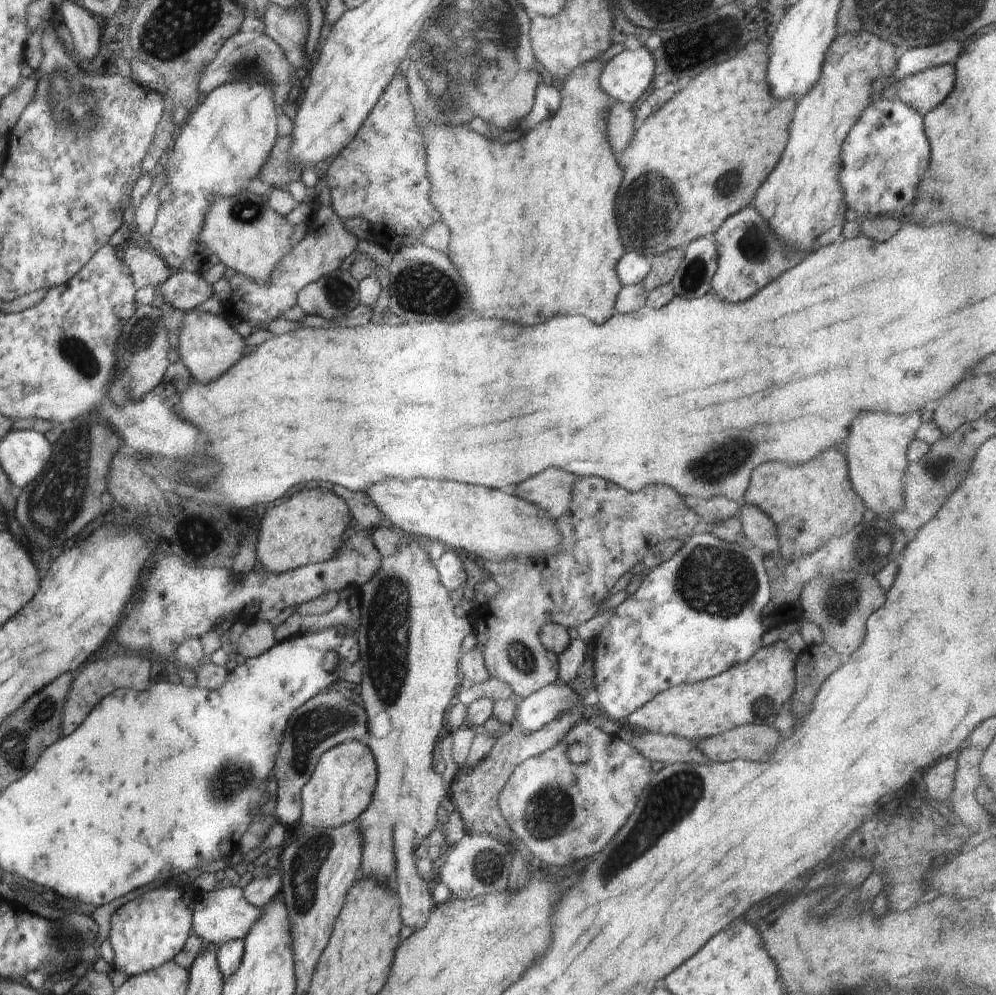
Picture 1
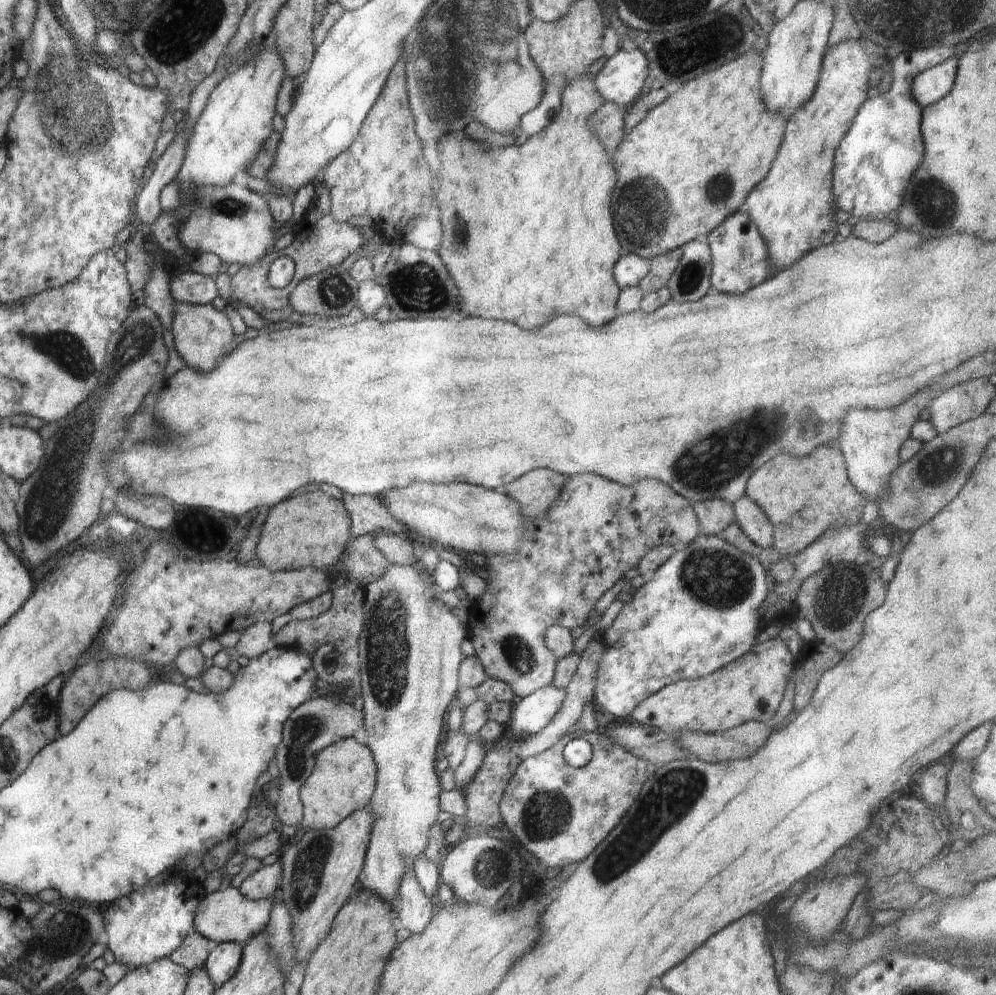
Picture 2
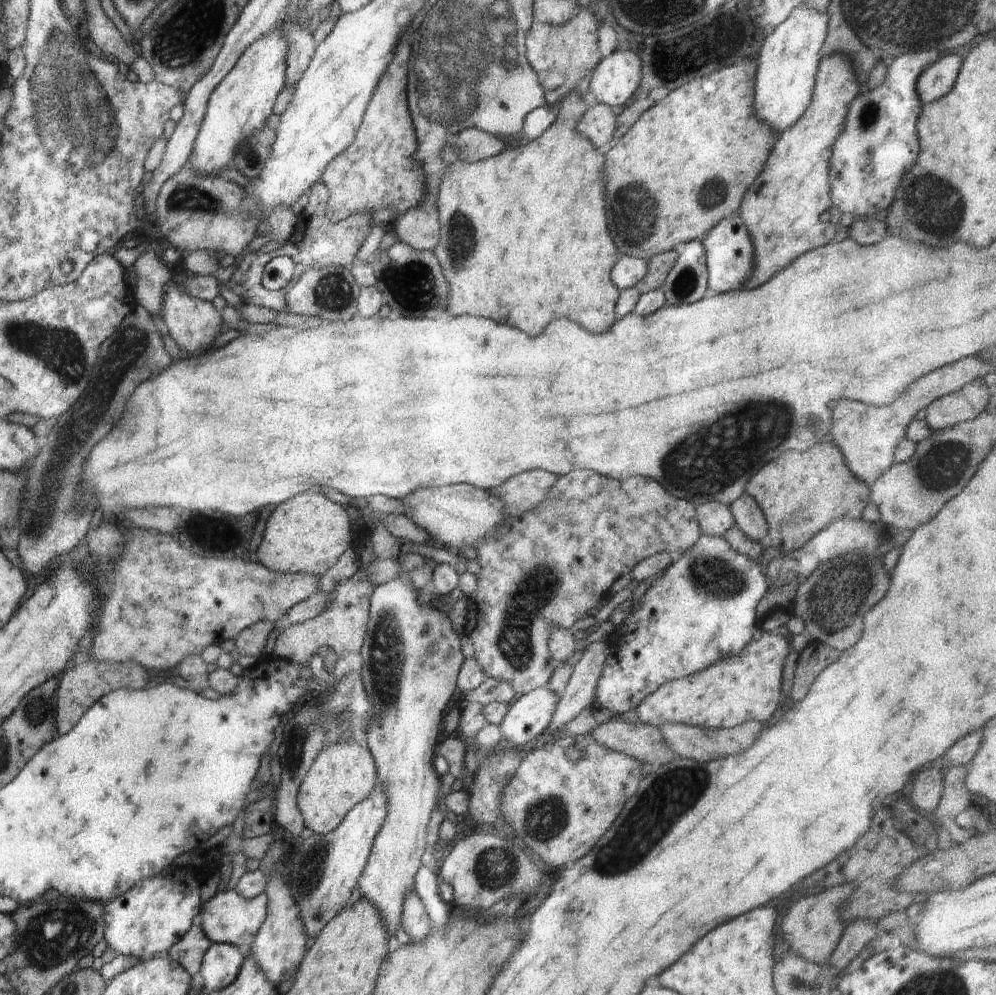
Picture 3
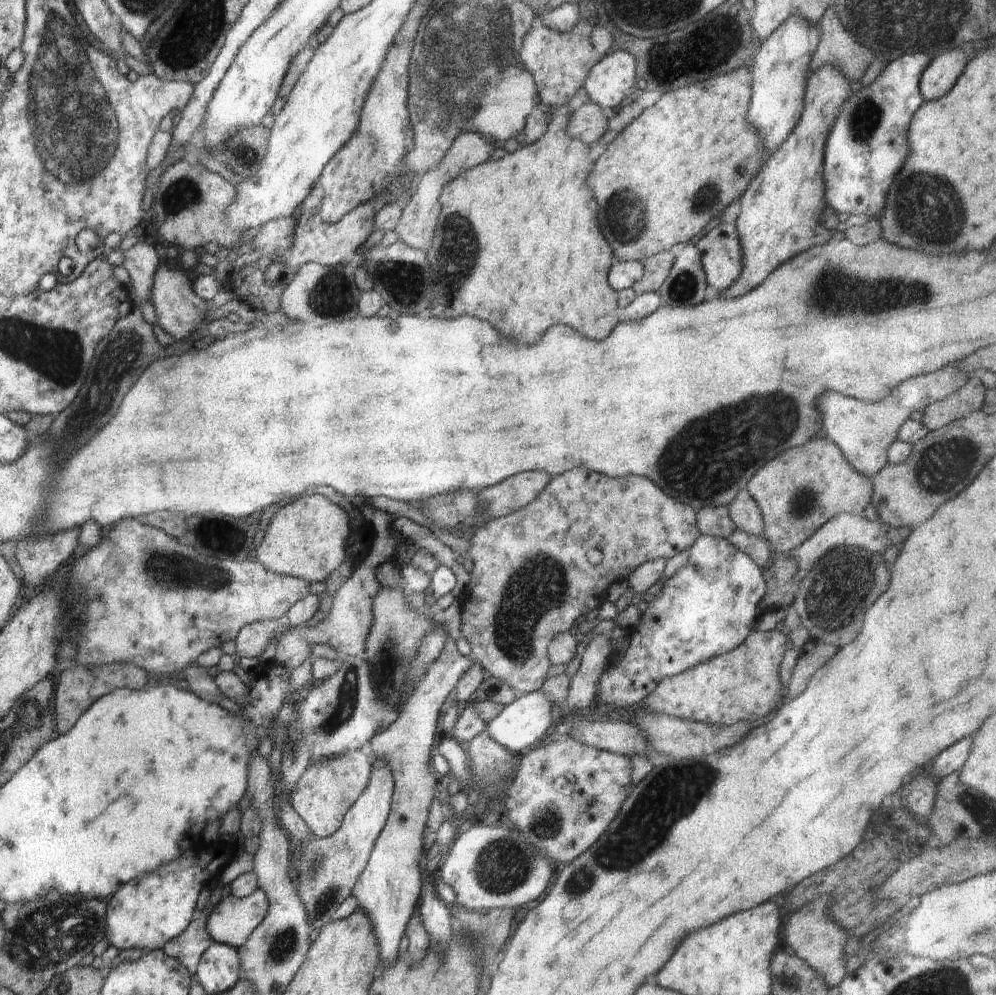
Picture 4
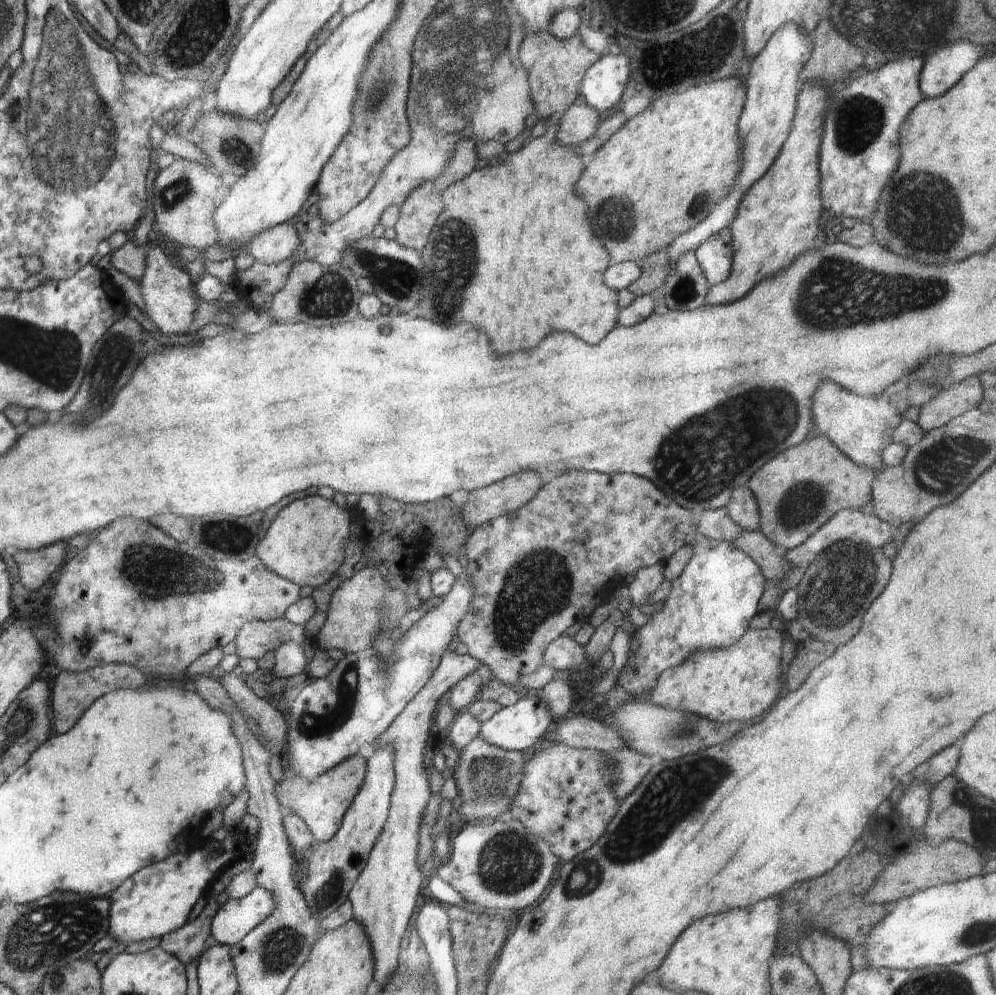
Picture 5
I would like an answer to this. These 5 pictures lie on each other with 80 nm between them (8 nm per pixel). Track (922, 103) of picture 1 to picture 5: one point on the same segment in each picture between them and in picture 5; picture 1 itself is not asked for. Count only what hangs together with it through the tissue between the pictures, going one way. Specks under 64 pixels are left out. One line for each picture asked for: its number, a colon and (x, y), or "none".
2: (929, 86)
3: (937, 80)
4: (940, 75)
5: (944, 67)

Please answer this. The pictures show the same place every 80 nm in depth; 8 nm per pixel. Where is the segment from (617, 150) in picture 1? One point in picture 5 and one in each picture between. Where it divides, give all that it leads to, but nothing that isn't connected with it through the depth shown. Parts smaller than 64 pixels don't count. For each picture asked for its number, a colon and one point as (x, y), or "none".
2: (608, 121)
3: (597, 124)
4: (588, 122)
5: (578, 123)

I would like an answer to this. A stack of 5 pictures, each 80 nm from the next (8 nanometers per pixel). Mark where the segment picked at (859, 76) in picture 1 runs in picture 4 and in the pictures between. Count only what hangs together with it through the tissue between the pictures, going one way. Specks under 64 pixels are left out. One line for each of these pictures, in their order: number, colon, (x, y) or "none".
2: (798, 190)
3: (785, 208)
4: (788, 191)

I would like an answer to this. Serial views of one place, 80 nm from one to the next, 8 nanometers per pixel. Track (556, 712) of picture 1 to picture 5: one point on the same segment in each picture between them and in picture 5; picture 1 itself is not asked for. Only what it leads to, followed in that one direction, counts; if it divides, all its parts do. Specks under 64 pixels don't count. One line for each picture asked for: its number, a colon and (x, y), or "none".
2: (530, 714)
3: (528, 717)
4: (522, 723)
5: (516, 728)

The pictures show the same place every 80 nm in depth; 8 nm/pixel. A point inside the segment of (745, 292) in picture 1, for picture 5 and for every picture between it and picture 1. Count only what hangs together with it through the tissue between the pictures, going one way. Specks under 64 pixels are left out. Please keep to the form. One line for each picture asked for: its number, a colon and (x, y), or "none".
2: (740, 258)
3: (730, 254)
4: (721, 253)
5: (715, 257)

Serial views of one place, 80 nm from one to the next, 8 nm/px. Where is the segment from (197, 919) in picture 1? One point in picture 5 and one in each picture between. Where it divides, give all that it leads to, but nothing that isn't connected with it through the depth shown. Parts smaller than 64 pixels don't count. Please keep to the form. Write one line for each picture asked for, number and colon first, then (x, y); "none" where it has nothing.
2: (224, 916)
3: (227, 917)
4: (231, 922)
5: (237, 917)

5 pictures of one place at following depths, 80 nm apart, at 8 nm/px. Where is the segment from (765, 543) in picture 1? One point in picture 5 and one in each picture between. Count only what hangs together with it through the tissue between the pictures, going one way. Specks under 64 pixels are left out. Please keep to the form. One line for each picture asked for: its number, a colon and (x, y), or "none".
2: (754, 522)
3: (749, 517)
4: (743, 510)
5: (743, 508)

